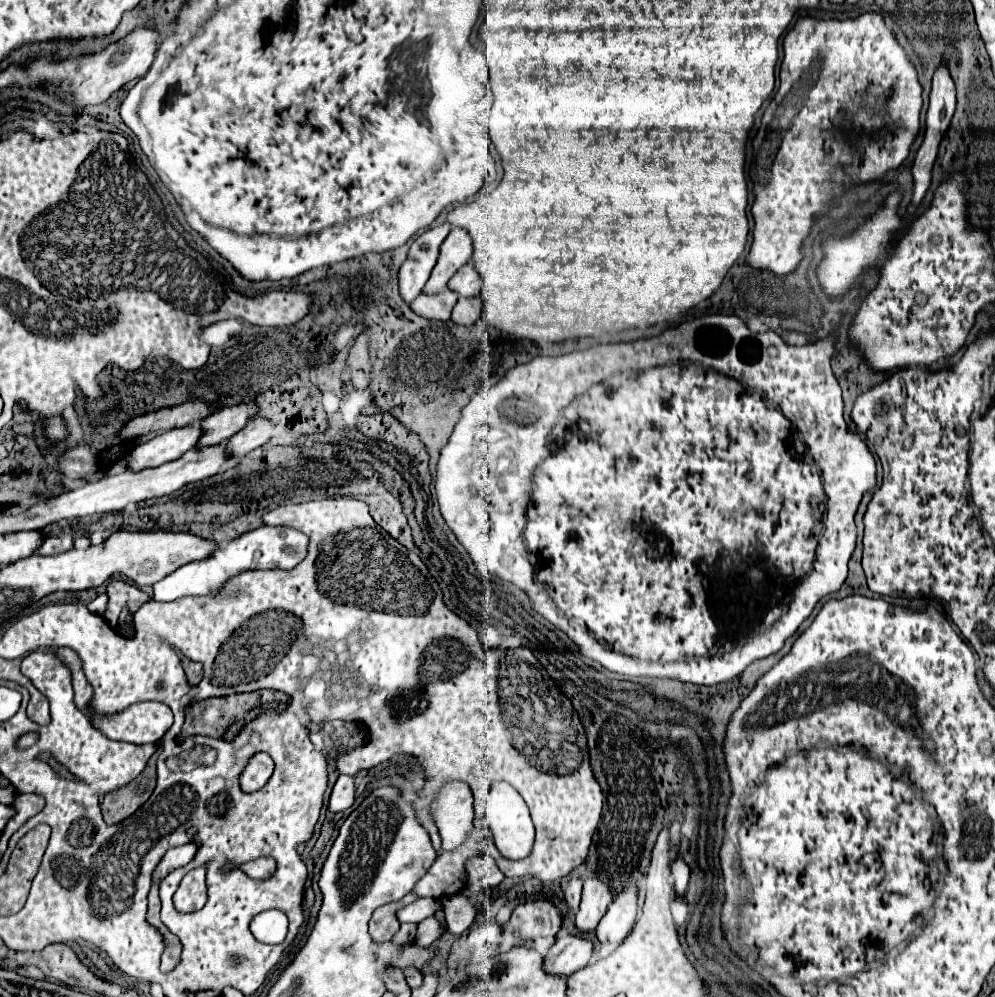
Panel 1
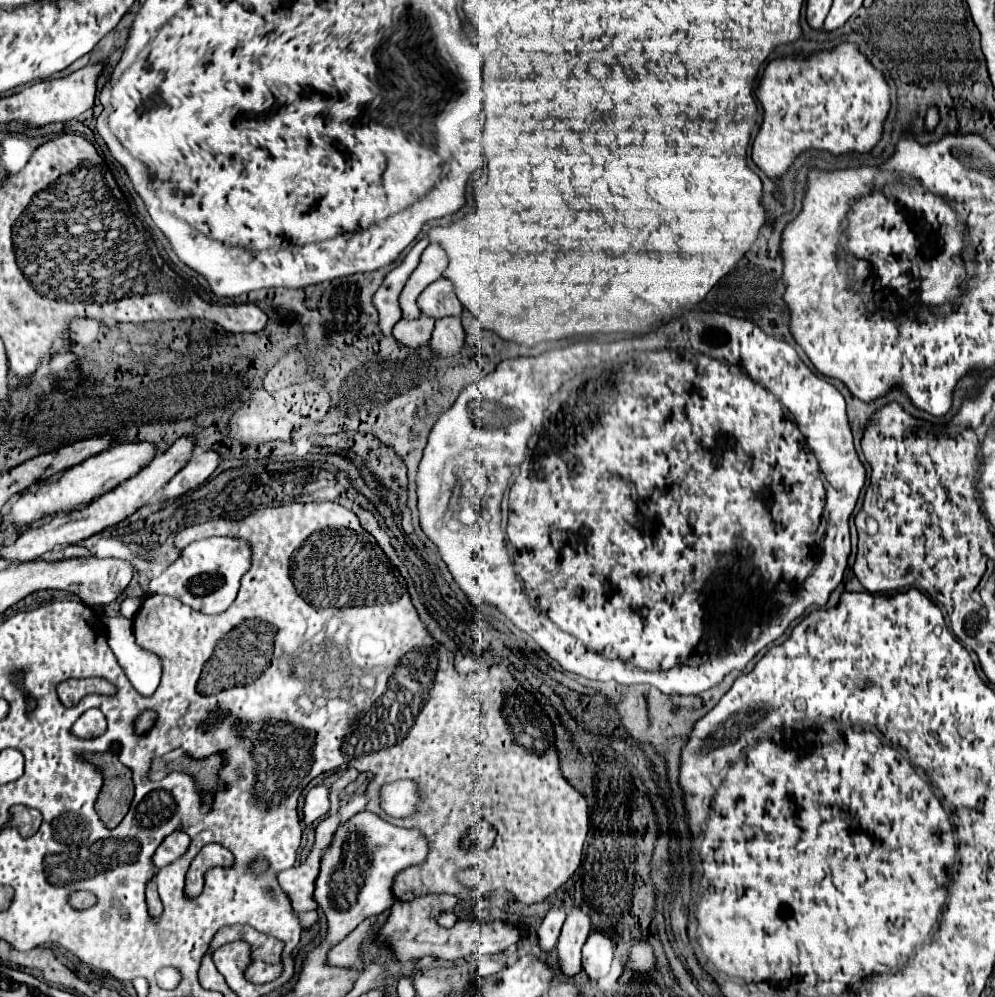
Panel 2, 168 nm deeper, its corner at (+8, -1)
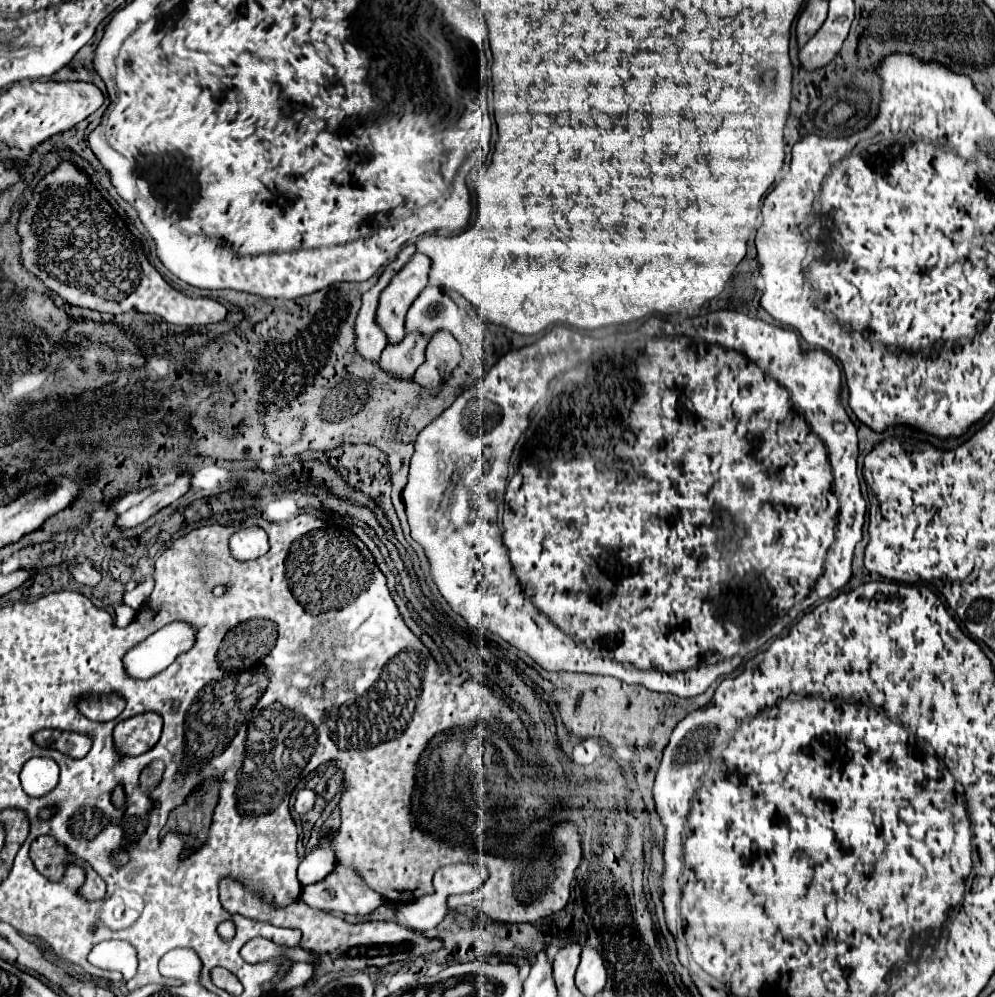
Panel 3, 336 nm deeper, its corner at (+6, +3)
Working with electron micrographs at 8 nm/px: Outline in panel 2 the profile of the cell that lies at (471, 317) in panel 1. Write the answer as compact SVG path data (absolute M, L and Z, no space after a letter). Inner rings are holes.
M443 317L435 321L431 347L439 351L439 355L457 353L465 343L465 333L461 325L461 317Z

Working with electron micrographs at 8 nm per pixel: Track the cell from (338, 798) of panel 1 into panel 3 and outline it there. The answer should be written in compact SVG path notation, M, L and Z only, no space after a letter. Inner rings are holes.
M301 789L301 791L297 793L297 799L295 799L295 811L297 811L299 815L307 813L307 811L313 807L315 797L317 797L315 791L311 791L311 789Z

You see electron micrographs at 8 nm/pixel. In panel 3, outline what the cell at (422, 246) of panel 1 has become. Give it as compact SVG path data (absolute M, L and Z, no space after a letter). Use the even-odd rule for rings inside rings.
M407 245L399 251L399 255L395 257L395 261L391 261L385 271L381 273L379 281L367 291L363 293L361 299L361 309L357 313L355 319L355 353L371 363L379 361L383 349L387 347L385 335L381 333L381 329L377 329L377 323L373 321L375 317L375 307L379 301L379 293L389 285L389 281L393 279L393 275L411 259L411 255L415 253L415 245Z

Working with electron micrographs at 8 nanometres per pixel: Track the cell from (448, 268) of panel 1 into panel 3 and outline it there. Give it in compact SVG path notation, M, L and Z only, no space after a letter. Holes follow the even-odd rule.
M415 253L411 261L381 291L375 321L383 329L389 345L397 345L405 337L405 313L411 301L425 289L427 275L429 259L421 257L421 253Z

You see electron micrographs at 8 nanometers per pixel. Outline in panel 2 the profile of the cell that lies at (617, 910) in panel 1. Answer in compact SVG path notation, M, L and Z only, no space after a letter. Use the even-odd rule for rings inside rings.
M593 931L583 945L583 969L591 981L605 977L613 961L613 941L605 931Z

